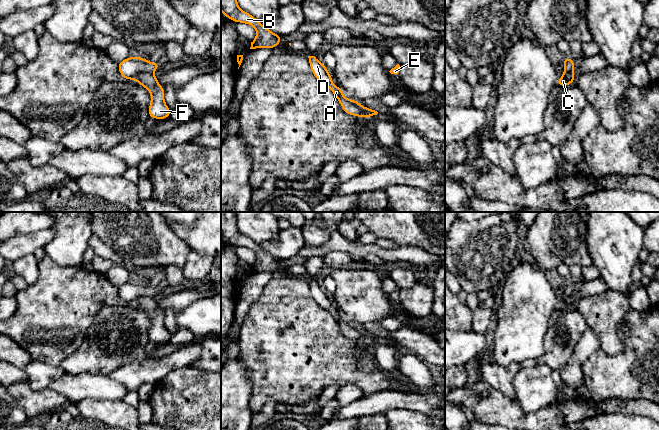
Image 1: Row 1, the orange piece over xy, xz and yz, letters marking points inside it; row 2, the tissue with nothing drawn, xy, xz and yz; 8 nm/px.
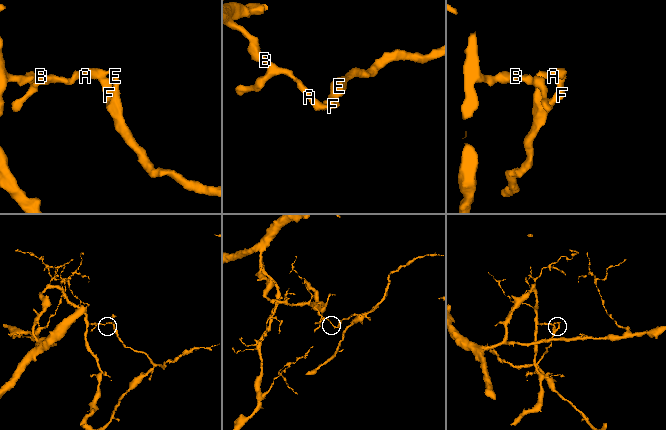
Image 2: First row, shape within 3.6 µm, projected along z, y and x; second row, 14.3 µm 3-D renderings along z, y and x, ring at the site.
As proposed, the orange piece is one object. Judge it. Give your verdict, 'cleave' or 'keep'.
cleave

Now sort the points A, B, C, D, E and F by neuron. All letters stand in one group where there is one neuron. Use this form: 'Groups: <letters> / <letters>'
Groups: A B D / C E F

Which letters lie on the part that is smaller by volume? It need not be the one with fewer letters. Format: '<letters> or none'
C, E, F

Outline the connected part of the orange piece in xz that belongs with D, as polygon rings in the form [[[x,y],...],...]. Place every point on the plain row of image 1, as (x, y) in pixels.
[[[308,280],[312,298],[319,304],[320,307],[328,311],[338,323],[343,335],[346,338],[359,340],[363,335],[363,330],[360,326],[346,322],[340,311],[332,306],[332,300],[327,292],[315,280]]]

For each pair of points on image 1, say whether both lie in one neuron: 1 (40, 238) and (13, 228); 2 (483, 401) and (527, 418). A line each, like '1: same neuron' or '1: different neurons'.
1: different neurons
2: same neuron

